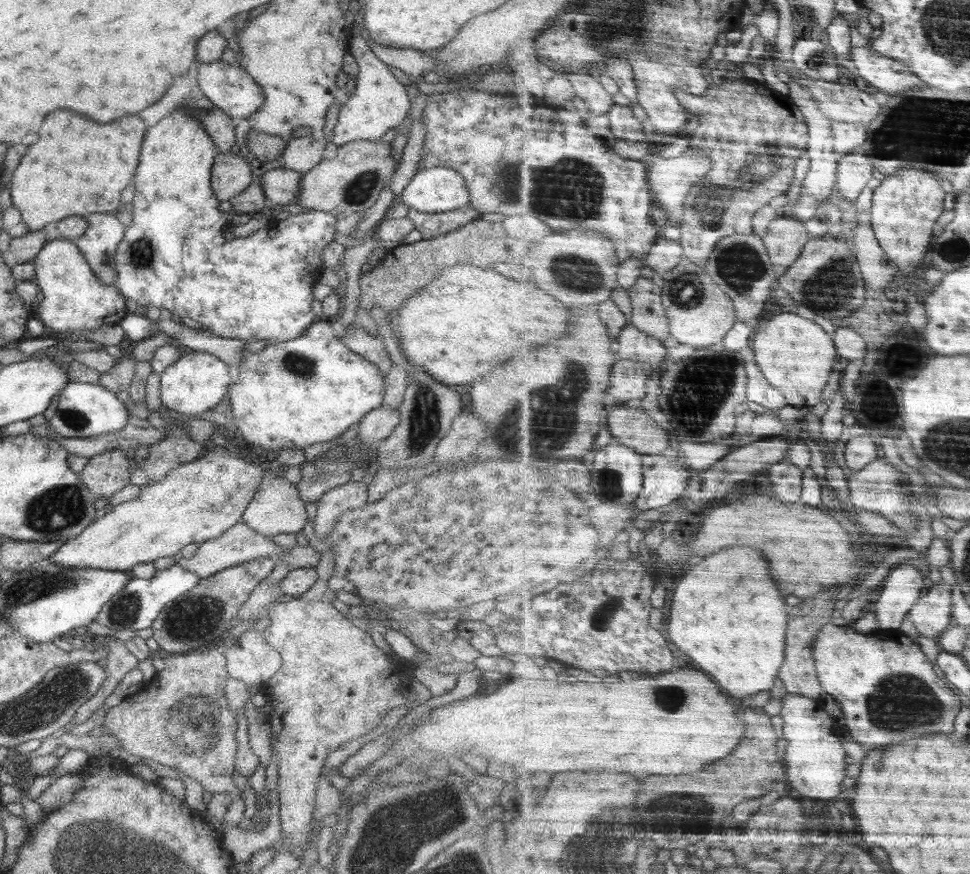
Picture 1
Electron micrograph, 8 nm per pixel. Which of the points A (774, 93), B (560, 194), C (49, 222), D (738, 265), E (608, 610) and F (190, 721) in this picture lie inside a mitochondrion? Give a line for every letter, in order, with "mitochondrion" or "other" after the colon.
A: other
B: mitochondrion
C: other
D: mitochondrion
E: mitochondrion
F: mitochondrion

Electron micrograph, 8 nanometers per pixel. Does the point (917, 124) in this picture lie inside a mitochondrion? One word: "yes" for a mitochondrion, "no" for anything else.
yes

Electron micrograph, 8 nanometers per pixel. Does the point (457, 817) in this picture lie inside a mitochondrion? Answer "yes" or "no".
no

